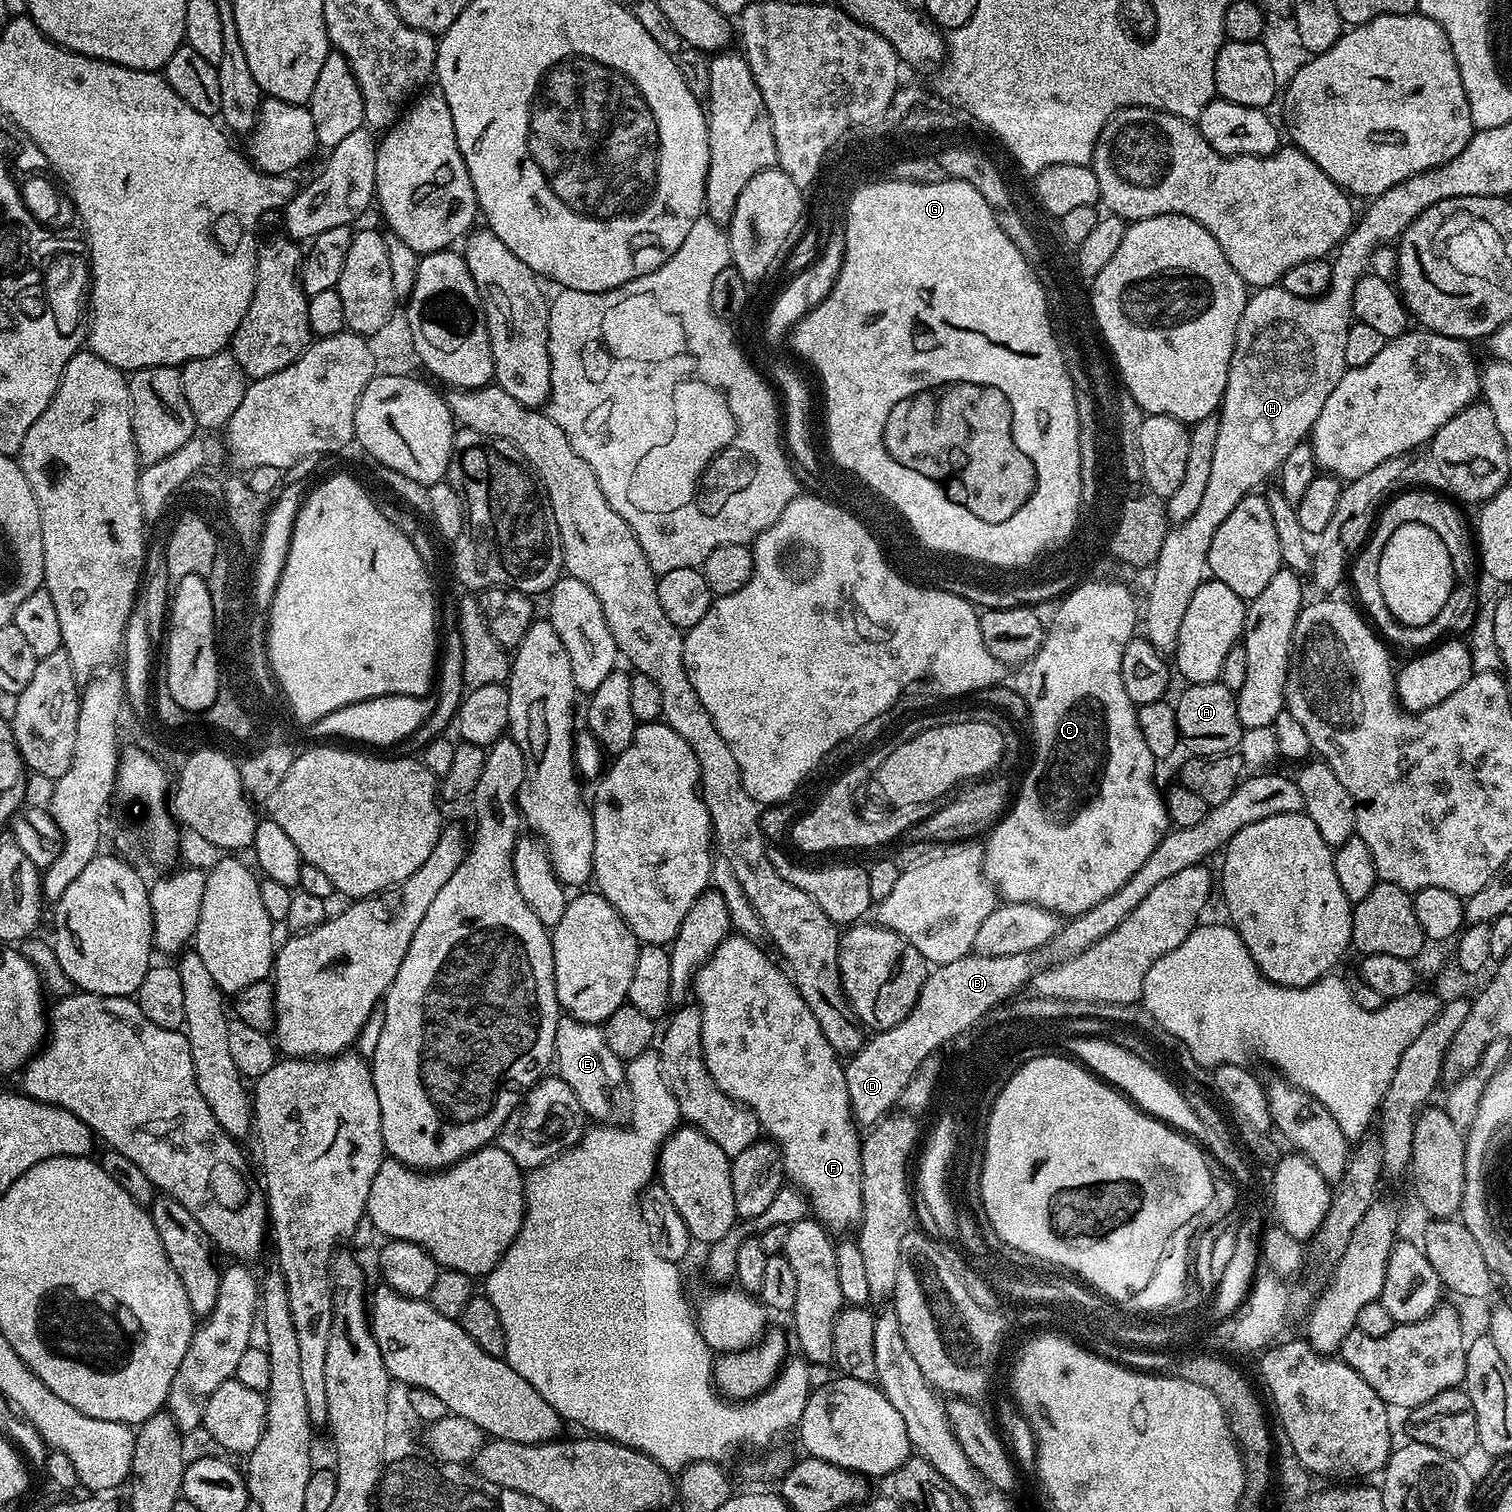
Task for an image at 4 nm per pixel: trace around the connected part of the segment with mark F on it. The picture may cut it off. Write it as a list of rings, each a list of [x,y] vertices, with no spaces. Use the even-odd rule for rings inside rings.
[[[730,934],[720,943],[718,950],[714,950],[711,958],[696,971],[694,1000],[696,996],[695,1003],[702,1014],[700,1045],[704,1051],[706,1070],[710,1074],[710,1078],[714,1078],[718,1090],[722,1090],[722,1094],[726,1094],[730,1099],[749,1108],[758,1118],[761,1129],[778,1145],[780,1160],[784,1163],[784,1175],[807,1197],[811,1215],[833,1233],[844,1232],[851,1224],[852,1227],[859,1225],[860,1216],[864,1213],[862,1210],[862,1154],[860,1153],[862,1132],[857,1125],[856,1117],[852,1115],[850,1094],[846,1090],[844,1064],[834,1050],[834,1046],[830,1046],[830,1042],[826,1042],[826,1034],[822,1034],[822,1026],[818,1026],[818,1018],[814,1018],[810,1006],[806,1006],[806,1002],[800,991],[797,990],[791,975],[779,963],[776,965],[756,944],[759,943],[751,936]]]

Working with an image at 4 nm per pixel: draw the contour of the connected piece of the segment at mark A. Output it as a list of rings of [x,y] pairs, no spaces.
[[[1219,682],[1188,684],[1185,692],[1174,700],[1180,739],[1188,752],[1197,756],[1221,756],[1239,749],[1245,729],[1240,725],[1237,693]]]

